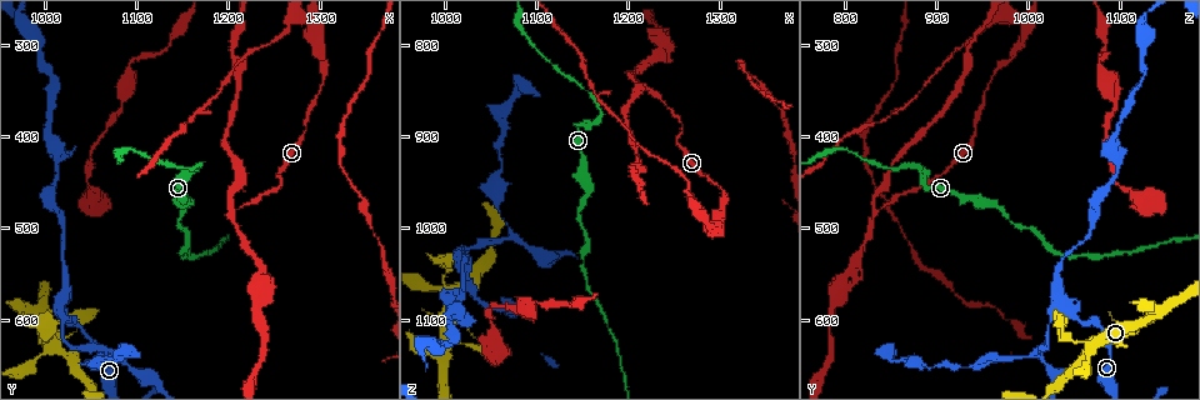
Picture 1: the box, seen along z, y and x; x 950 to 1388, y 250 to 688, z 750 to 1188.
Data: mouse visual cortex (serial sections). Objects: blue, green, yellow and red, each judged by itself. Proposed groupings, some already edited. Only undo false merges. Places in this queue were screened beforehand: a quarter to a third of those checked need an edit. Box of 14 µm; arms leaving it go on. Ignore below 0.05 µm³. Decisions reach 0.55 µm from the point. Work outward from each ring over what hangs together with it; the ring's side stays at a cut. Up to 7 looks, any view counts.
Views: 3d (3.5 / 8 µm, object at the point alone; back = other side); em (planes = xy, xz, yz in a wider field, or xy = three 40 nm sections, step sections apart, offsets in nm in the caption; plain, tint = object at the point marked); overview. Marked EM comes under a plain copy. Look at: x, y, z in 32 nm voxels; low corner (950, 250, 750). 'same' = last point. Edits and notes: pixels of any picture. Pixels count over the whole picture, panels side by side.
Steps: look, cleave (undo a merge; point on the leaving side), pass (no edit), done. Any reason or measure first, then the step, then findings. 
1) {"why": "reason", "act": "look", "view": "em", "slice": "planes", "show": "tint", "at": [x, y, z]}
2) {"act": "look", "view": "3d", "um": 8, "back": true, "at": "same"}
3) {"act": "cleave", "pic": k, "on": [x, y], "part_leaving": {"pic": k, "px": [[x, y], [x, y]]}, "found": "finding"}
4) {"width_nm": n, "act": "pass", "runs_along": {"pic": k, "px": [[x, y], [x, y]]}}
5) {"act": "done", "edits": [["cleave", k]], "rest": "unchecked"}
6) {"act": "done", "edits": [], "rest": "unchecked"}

{"why": "three arms meet", "act": "look", "view": "3d", "um": 3.5, "at": [1020, 590, 1040]}

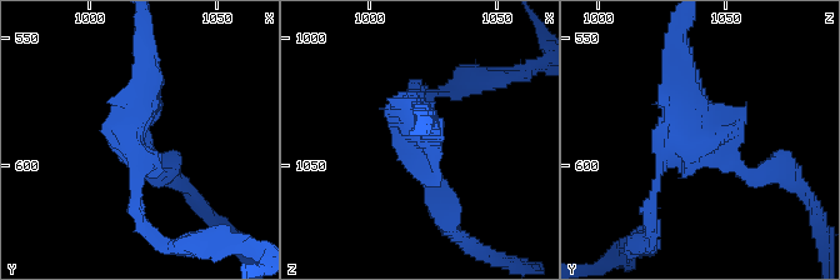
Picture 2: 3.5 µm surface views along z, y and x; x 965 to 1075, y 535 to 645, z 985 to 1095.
{"act": "look", "view": "em", "slice": "xy", "step": 5, "show": "tint", "at": [1017, 591, 1039]}

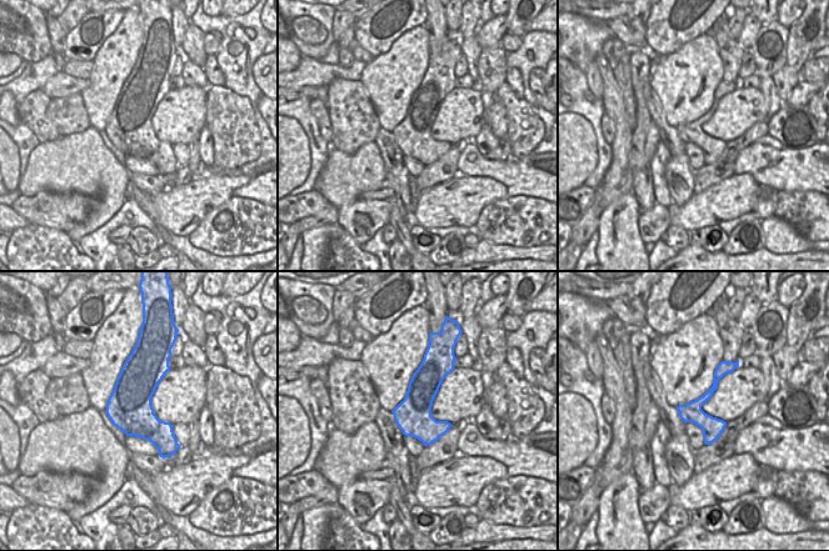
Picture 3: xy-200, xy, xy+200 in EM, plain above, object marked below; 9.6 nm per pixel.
{"width_nm": 360, "act": "pass", "runs_along": {"pic": 2, "px": [[761, 174], [685, 131], [679, 66]]}, "found": "all the same cell"}

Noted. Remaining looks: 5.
{"why": "abrupt turn", "act": "look", "view": "3d", "um": 3.5, "at": [1165, 430, 885]}

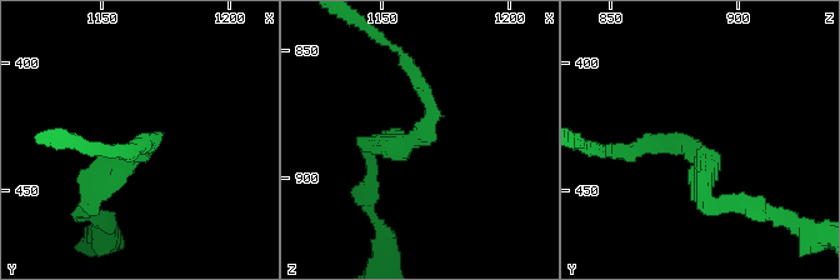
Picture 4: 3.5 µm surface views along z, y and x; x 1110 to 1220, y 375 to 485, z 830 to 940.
{"arm_widths_nm": [200, 250], "act": "look", "view": "em", "slice": "xy", "step": 5, "show": "tint", "at": [1167, 434, 882]}

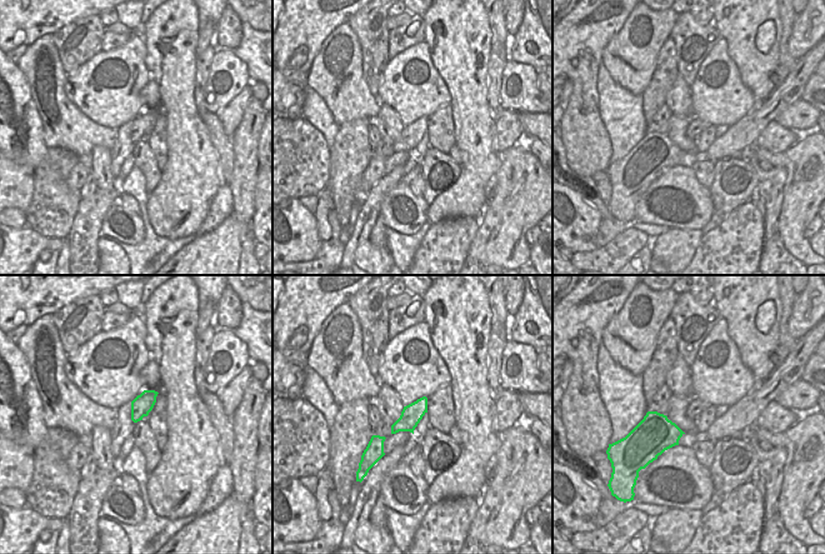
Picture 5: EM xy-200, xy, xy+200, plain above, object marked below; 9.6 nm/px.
{"act": "pass", "found": "continuous, no second cell"}

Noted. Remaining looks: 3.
{"why": "three arms meet", "act": "look", "view": "3d", "um": 8, "at": [1205, 480, 835]}

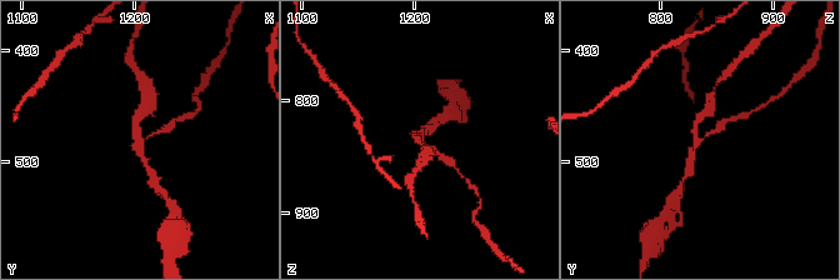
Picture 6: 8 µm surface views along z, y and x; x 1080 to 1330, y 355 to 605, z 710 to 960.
{"why": "shape alone is not enough", "act": "look", "view": "em", "slice": "planes", "show": "tint", "at": [1206, 478, 836]}

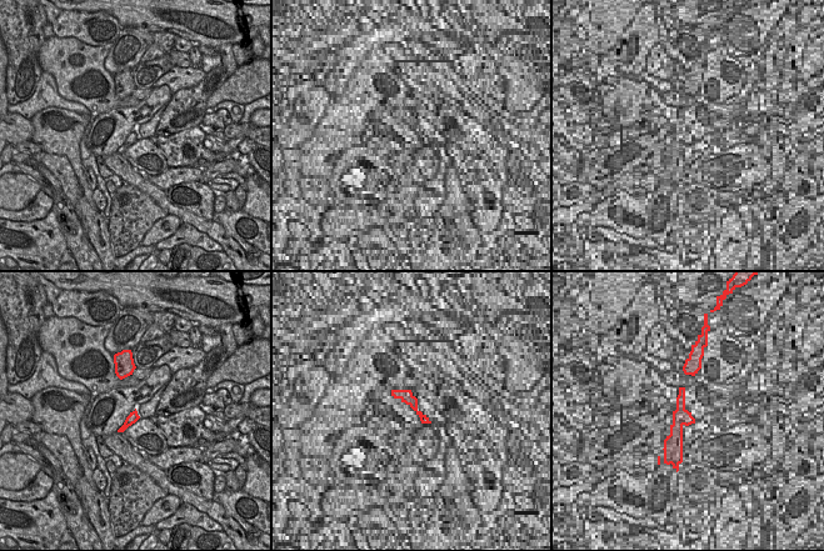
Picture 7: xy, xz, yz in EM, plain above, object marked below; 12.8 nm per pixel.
{"arms": 3, "arm_widths_nm": [200, 200, 200], "act": "cleave", "pic": 6, "on": [699, 118], "part_leaving": {"pic": 6, "px": [[143, 138], [140, 155], [155, 181]]}, "found": "a second cell is stuck on"}

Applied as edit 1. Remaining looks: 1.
{"act": "done", "edits": [["cleave", 6]], "rest": "unchecked"}

